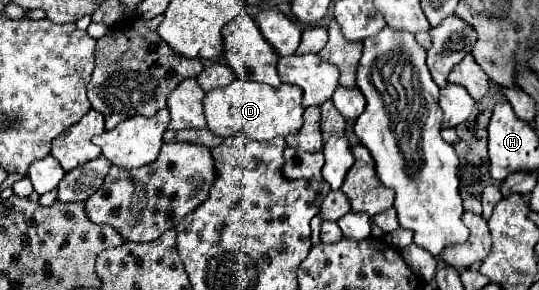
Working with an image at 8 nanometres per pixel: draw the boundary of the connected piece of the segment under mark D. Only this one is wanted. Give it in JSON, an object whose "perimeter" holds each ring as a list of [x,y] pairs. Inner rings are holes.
{"perimeter":[[[235,79],[227,87],[211,89],[205,95],[205,121],[207,127],[219,137],[233,137],[239,133],[249,135],[255,141],[267,141],[275,137],[287,137],[303,125],[303,91],[297,85],[281,85],[273,89],[265,83]]]}

